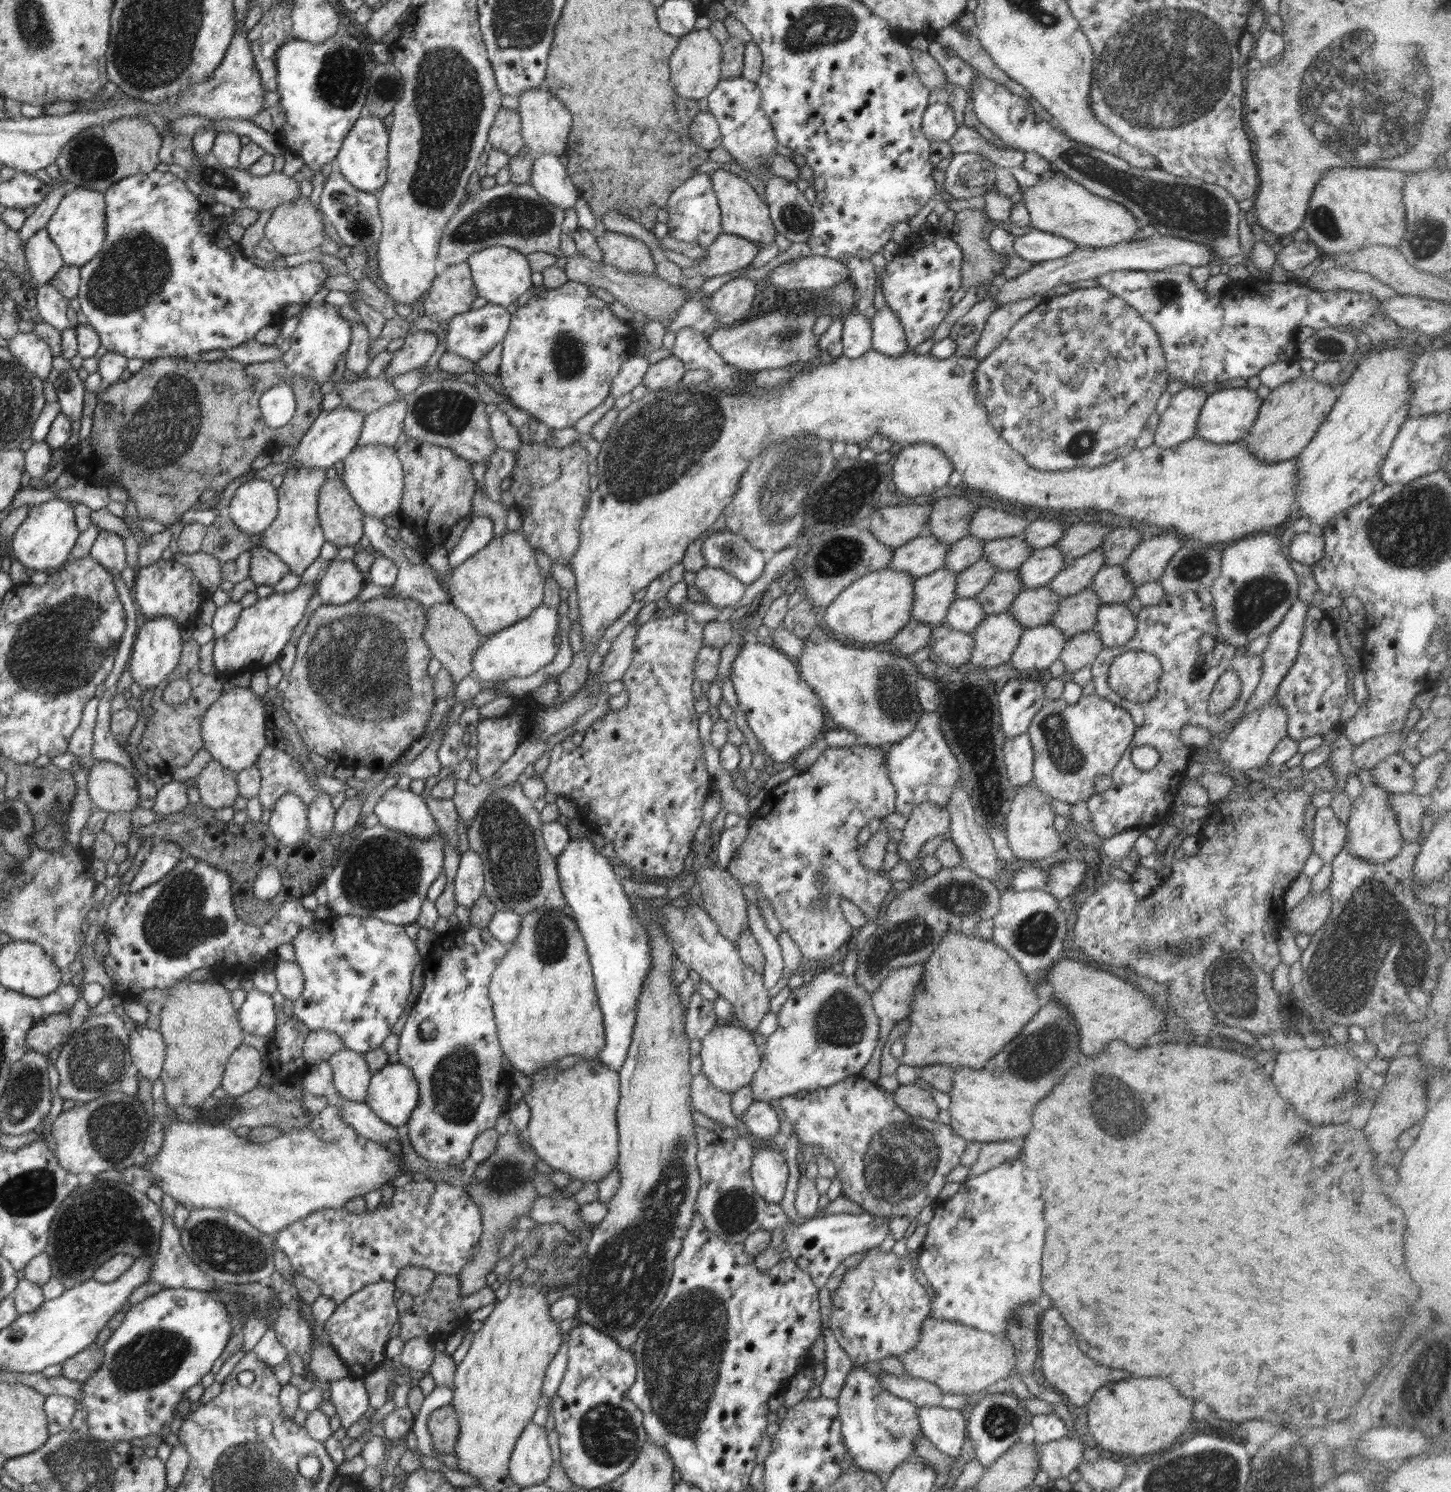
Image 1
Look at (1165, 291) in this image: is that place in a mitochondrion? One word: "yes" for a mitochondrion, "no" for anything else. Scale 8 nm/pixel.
yes

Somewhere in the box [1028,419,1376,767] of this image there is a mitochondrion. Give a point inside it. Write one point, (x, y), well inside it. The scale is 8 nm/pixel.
(1257, 601)

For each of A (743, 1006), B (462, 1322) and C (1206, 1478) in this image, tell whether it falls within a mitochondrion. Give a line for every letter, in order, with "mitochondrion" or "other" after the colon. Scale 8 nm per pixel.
A: other
B: other
C: mitochondrion

